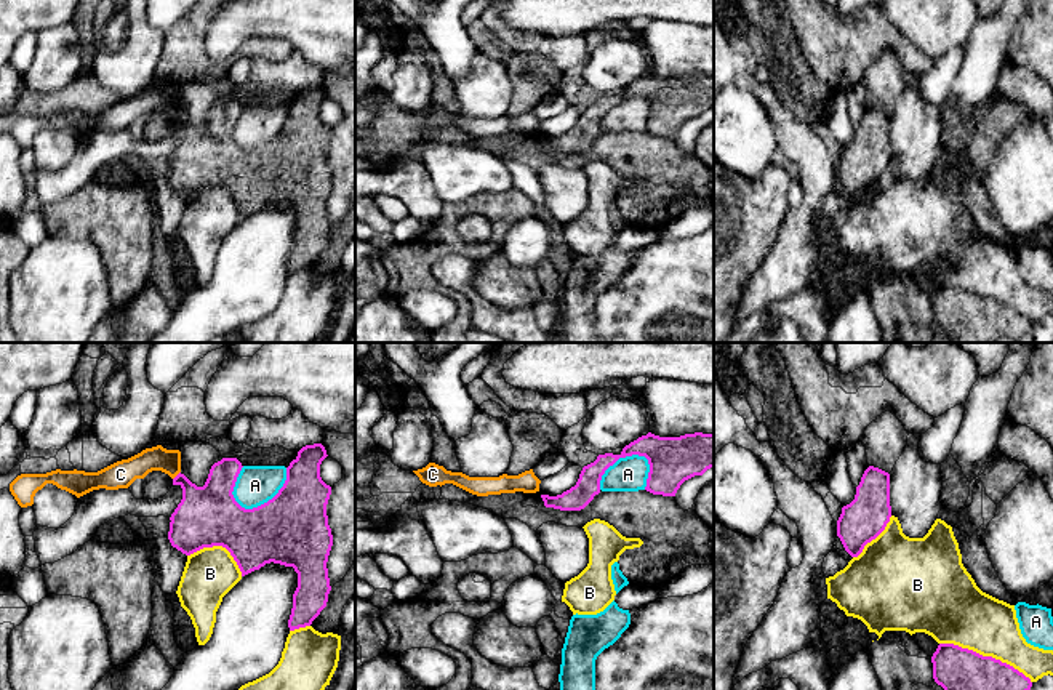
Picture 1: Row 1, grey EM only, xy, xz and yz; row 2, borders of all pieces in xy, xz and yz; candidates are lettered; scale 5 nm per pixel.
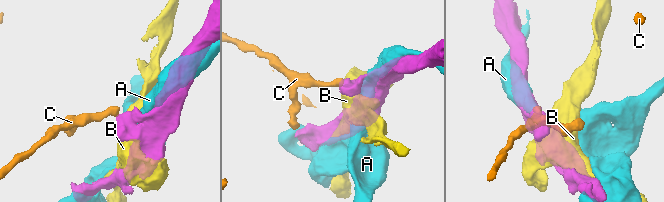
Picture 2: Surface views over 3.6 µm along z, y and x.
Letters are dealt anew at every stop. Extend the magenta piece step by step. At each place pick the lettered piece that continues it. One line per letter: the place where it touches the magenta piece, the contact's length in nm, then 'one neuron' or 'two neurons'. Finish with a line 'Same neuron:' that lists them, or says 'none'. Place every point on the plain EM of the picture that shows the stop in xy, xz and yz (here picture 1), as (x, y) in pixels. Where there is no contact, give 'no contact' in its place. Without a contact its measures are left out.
A: contact xy (269, 141); length 320 nm; two neurons
B: contact yz (986, 298); length 500 nm; two neurons
C: contact xy (176, 117); length 60 nm; two neurons
Same neuron: none

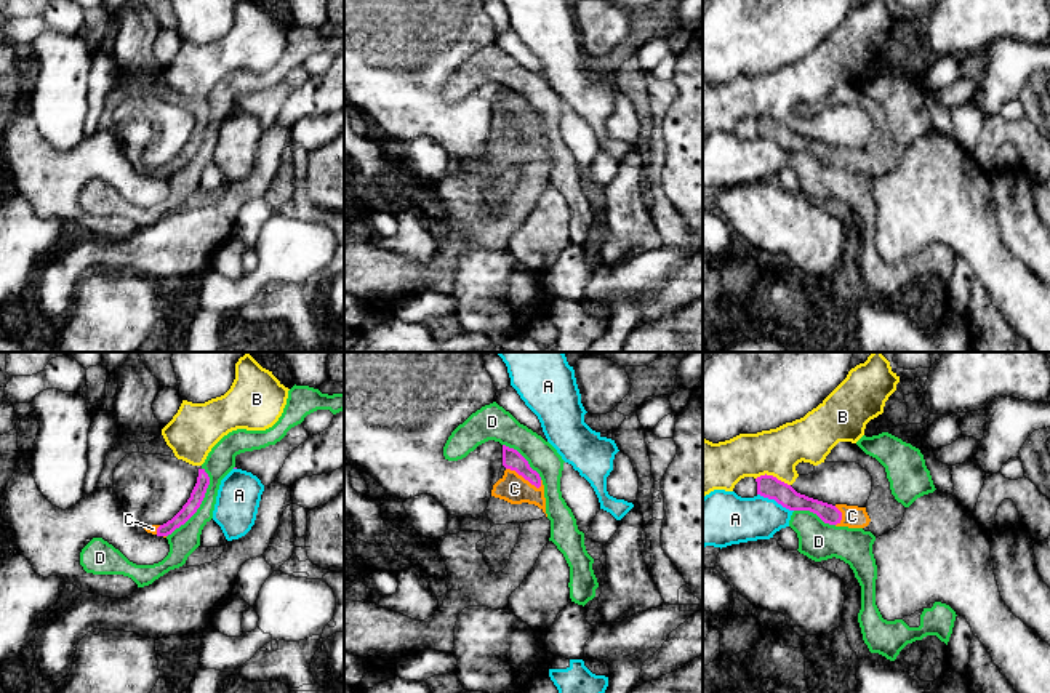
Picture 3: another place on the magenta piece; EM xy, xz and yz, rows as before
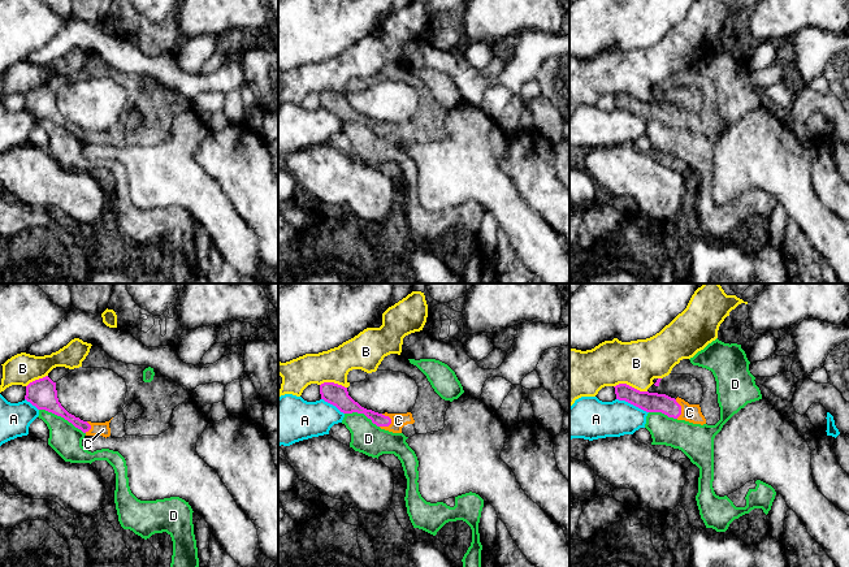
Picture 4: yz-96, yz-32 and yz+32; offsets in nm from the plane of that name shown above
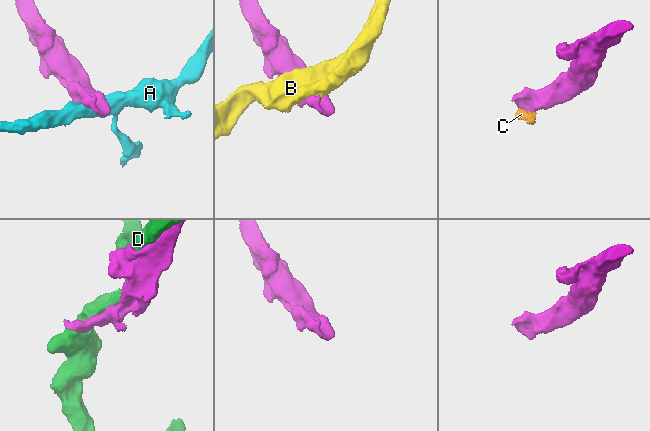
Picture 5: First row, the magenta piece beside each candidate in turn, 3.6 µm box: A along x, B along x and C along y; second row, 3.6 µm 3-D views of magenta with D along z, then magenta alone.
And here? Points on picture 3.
A: contact yz (775, 141); length 200 nm; two neurons
B: contact yz (772, 117); length 180 nm; two neurons
C: contact xz (524, 119); length 200 nm; one neuron
D: contact xy (200, 144); length 400 nm; two neurons
Same neuron: C

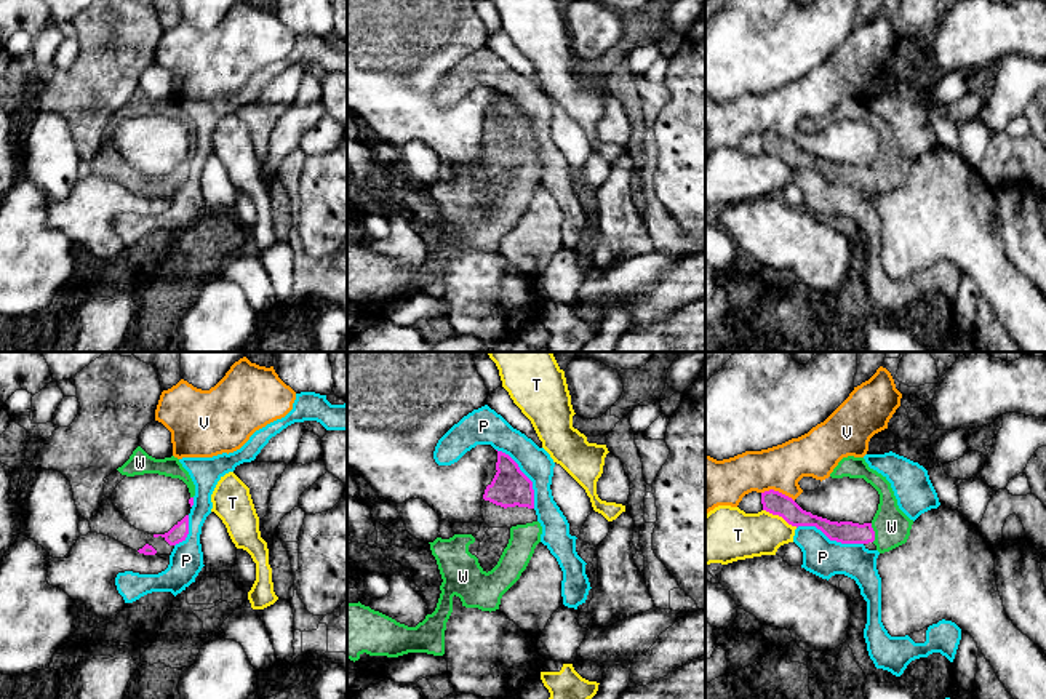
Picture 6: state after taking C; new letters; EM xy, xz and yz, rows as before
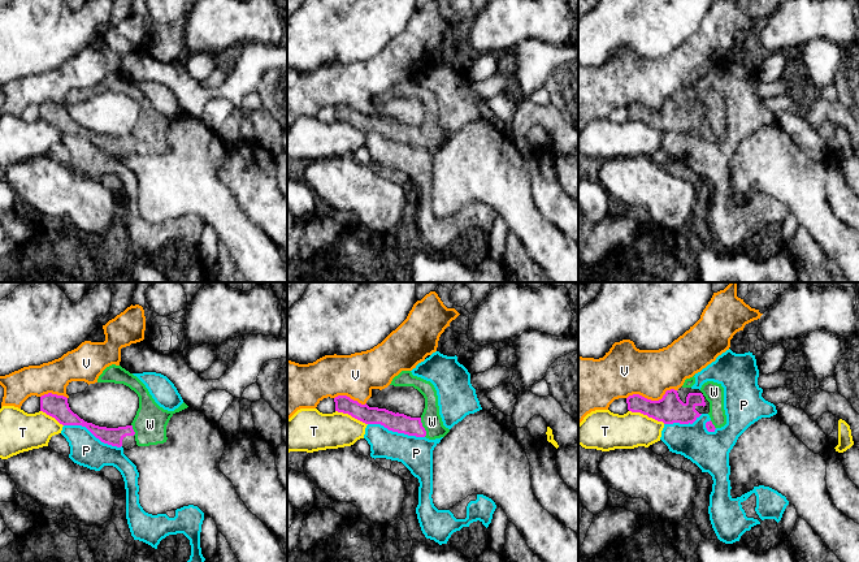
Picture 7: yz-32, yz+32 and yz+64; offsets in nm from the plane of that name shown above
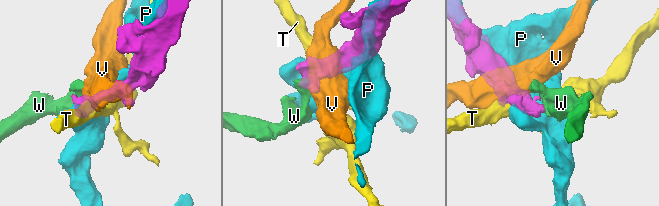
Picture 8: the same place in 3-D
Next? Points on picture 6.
P: contact yz (830, 181); length 340 nm; two neurons
T: contact yz (781, 157); length 200 nm; two neurons
V: contact yz (778, 133); length 180 nm; two neurons
W: contact yz (874, 175); length 100 nm; one neuron
Same neuron: W

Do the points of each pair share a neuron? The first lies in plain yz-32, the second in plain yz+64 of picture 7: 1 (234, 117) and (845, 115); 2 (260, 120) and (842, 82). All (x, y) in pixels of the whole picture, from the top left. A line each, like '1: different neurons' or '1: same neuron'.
1: same neuron
2: different neurons

